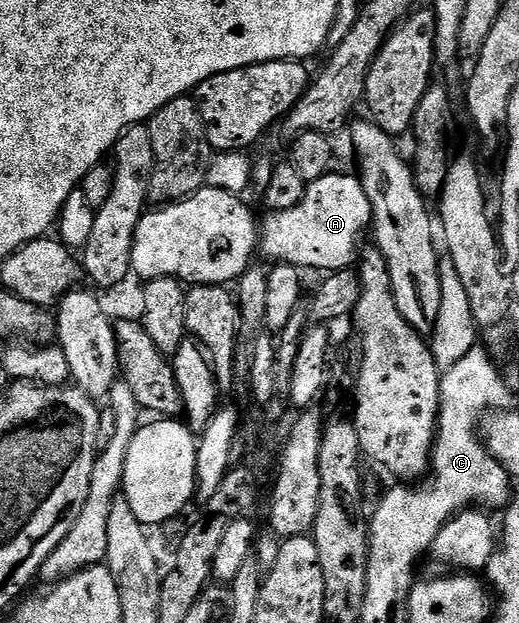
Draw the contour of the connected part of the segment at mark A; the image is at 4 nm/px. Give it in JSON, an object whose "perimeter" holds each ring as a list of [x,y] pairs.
{"perimeter":[[[339,171],[327,173],[317,181],[309,181],[308,190],[304,192],[304,198],[297,205],[269,212],[269,217],[261,223],[260,229],[256,226],[255,215],[240,200],[235,193],[205,187],[183,201],[173,201],[163,207],[156,207],[156,210],[153,208],[145,212],[134,235],[131,272],[135,276],[137,273],[144,283],[159,277],[175,277],[177,281],[192,287],[227,286],[240,278],[248,270],[248,266],[253,264],[255,257],[252,256],[256,253],[256,244],[259,241],[266,256],[277,257],[275,260],[285,265],[295,265],[304,271],[347,269],[357,260],[358,250],[361,248],[360,236],[366,231],[369,232],[372,223],[370,199],[366,197],[359,176],[352,174],[351,177],[350,174]]]}

